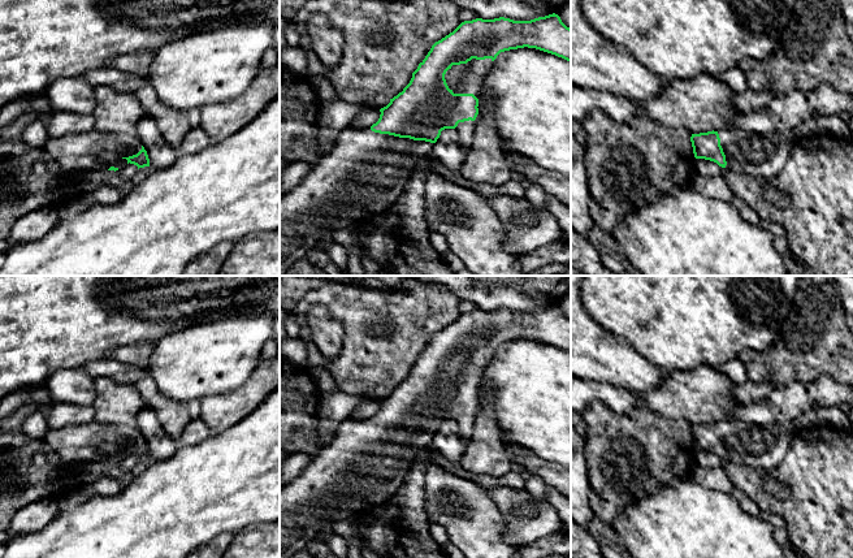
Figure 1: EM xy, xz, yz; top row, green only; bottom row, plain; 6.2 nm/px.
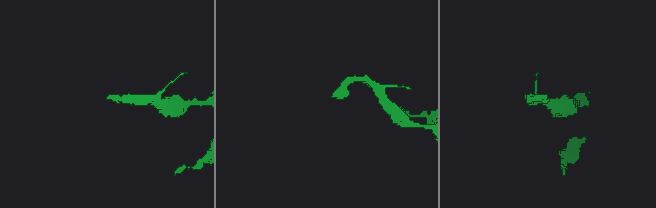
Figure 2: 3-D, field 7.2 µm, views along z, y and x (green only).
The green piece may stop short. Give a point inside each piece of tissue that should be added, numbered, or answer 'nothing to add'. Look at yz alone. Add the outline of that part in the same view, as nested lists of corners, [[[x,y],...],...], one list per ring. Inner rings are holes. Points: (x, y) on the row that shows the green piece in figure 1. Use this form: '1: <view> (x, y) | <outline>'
1: yz (763, 156) | [[[720,129],[718,134],[726,155],[726,169],[763,179],[774,178],[784,169],[797,142],[792,131],[767,135]]]

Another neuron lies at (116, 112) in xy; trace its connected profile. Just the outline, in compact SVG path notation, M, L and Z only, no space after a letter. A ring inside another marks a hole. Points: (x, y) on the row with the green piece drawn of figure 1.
M108 86L94 88L95 129L137 137L137 124L150 116L135 95L124 94Z

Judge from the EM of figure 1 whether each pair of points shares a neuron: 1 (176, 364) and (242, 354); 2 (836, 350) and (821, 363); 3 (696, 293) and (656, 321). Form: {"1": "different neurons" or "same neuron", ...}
{"1": "same neuron", "2": "same neuron", "3": "same neuron"}

